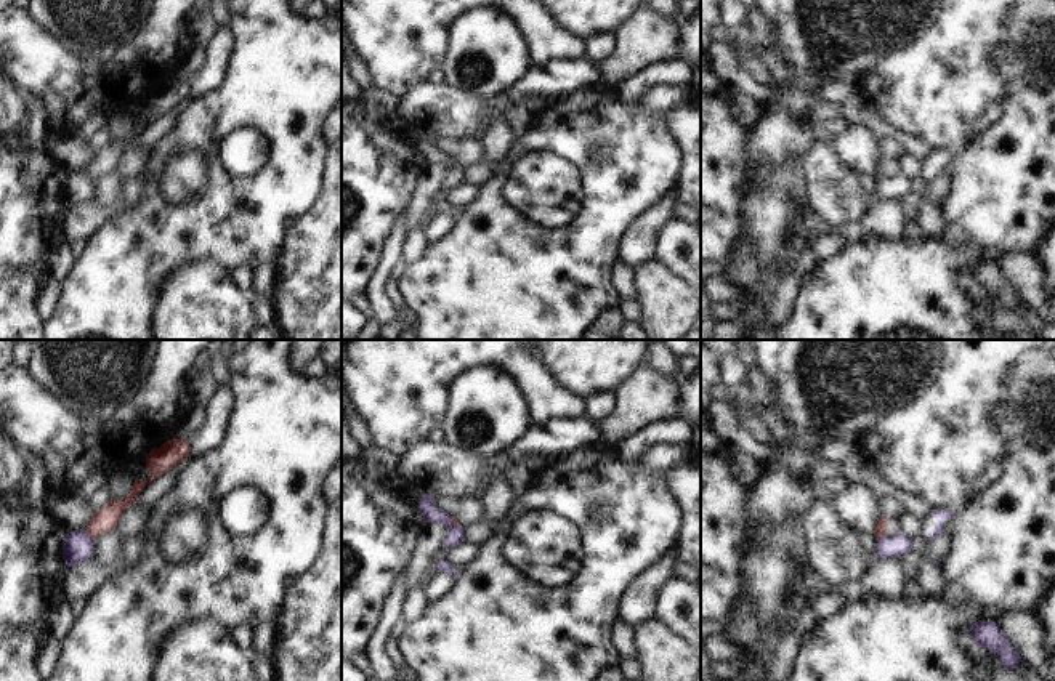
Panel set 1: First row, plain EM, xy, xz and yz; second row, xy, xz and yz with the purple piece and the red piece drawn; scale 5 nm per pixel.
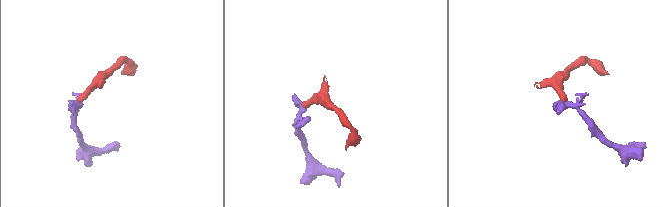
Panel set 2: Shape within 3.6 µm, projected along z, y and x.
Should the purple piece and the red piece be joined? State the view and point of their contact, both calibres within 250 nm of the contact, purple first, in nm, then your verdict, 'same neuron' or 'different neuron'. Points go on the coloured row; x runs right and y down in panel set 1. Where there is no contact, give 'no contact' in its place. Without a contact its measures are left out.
xy (88, 535) | 150/120 nm | different neuron

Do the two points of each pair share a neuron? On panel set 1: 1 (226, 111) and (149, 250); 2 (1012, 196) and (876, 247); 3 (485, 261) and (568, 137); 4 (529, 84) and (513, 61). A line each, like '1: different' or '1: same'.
1: same
2: same
3: same
4: different

